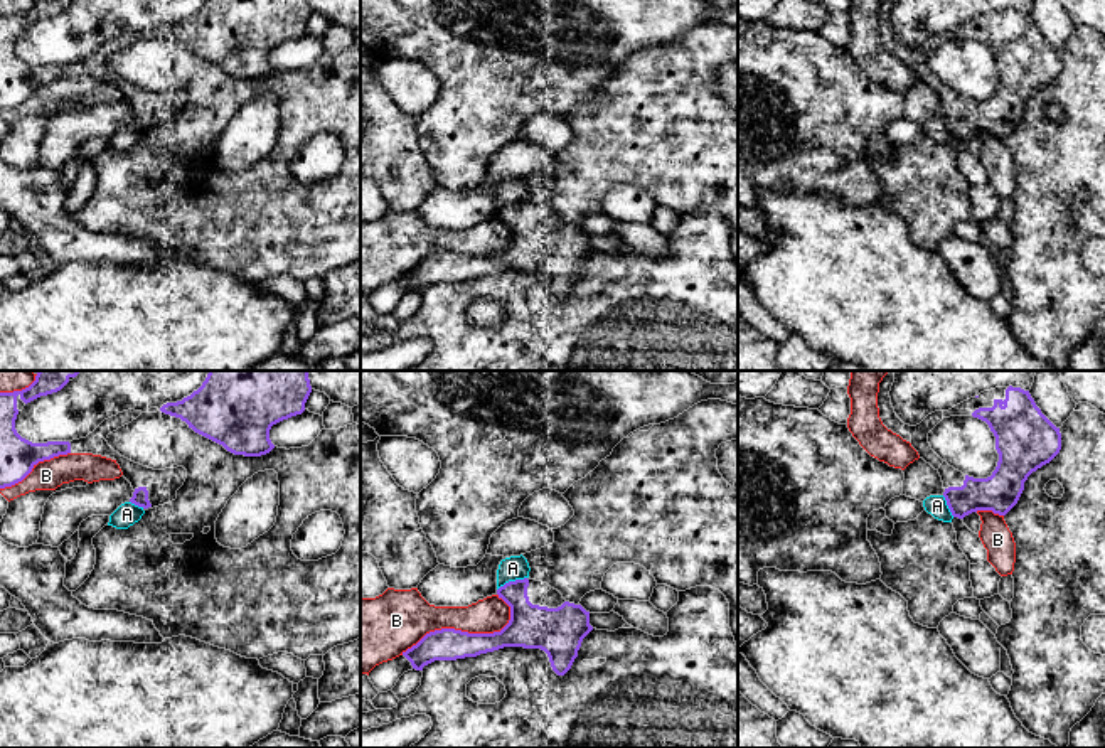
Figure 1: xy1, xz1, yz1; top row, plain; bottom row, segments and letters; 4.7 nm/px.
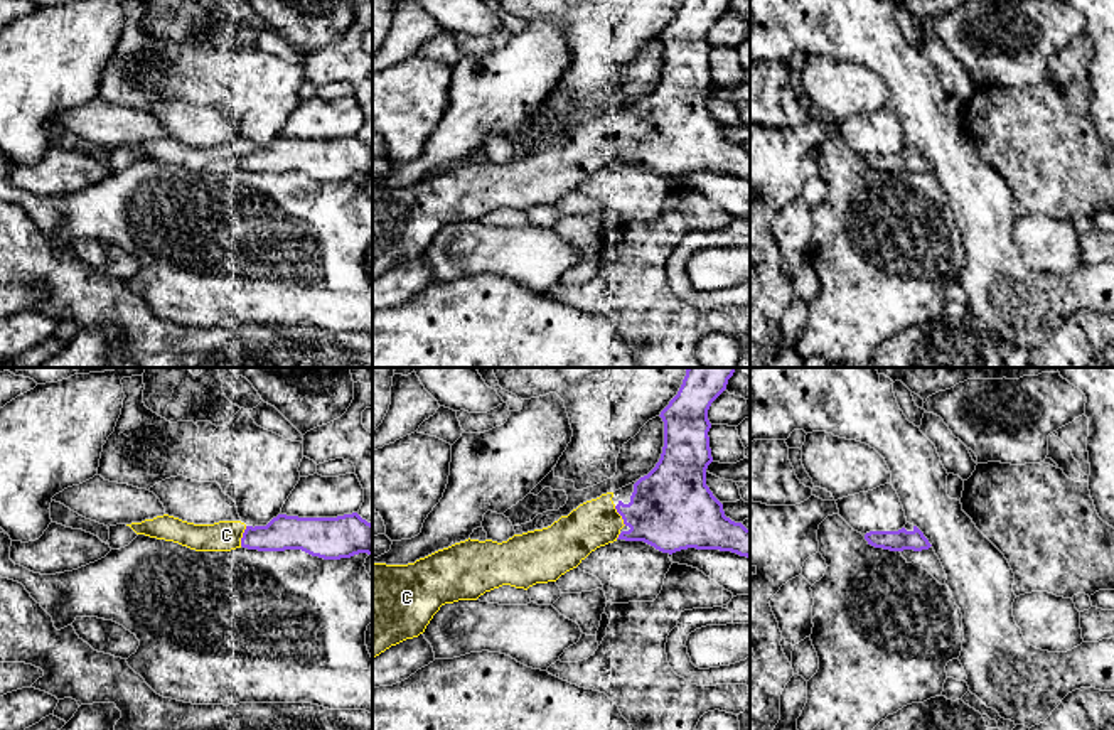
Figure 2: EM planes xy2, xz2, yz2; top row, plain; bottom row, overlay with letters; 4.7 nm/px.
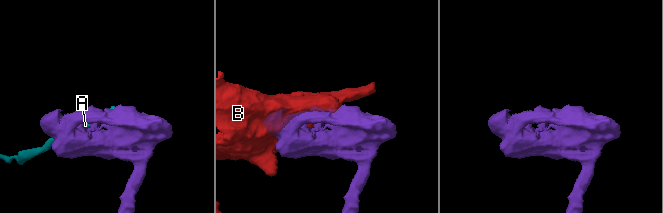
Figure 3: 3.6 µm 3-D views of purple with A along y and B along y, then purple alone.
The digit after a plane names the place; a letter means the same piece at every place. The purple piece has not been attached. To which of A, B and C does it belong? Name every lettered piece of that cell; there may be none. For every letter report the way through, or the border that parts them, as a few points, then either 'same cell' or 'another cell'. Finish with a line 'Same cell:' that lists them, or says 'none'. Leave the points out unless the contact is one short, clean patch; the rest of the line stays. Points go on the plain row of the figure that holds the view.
A: border along xz1 (526, 199), (509, 203), (497, 213); another cell
B: another cell
C: same cell
Same cell: C

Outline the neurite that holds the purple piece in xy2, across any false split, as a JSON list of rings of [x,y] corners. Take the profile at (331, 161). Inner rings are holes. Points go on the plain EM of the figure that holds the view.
[[[357,135],[337,140],[298,140],[278,137],[266,148],[246,148],[241,143],[219,143],[214,147],[194,147],[163,137],[130,148],[137,157],[174,164],[195,174],[231,174],[248,170],[258,174],[302,172],[324,182],[351,180],[359,175],[372,177],[372,147]]]

